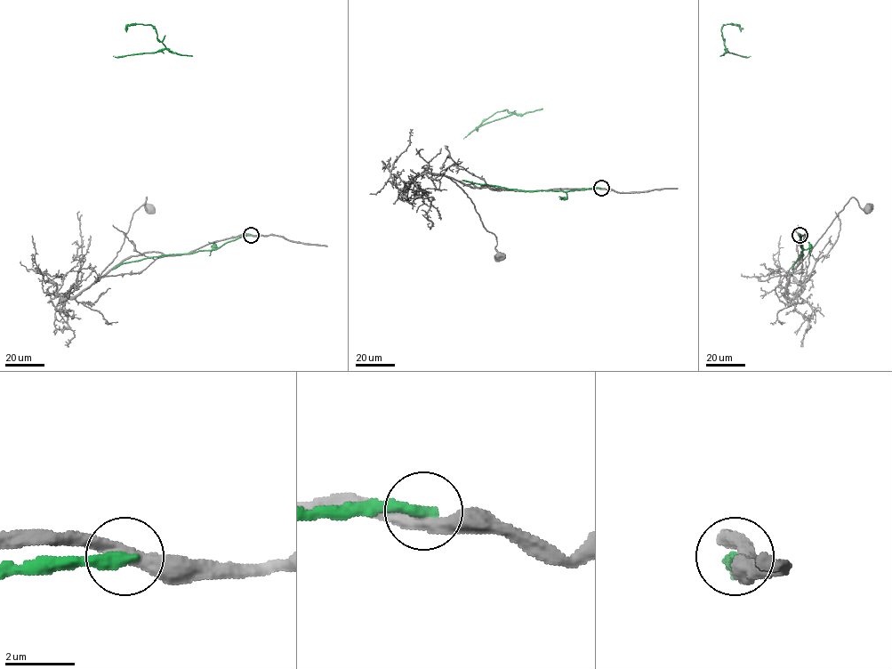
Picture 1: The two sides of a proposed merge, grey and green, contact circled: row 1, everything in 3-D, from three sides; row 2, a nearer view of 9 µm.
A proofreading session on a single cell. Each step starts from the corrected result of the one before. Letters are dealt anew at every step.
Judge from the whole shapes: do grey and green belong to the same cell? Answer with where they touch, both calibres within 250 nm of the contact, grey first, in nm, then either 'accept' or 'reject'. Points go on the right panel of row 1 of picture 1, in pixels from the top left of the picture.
(799, 235) | 400/380 nm | reject

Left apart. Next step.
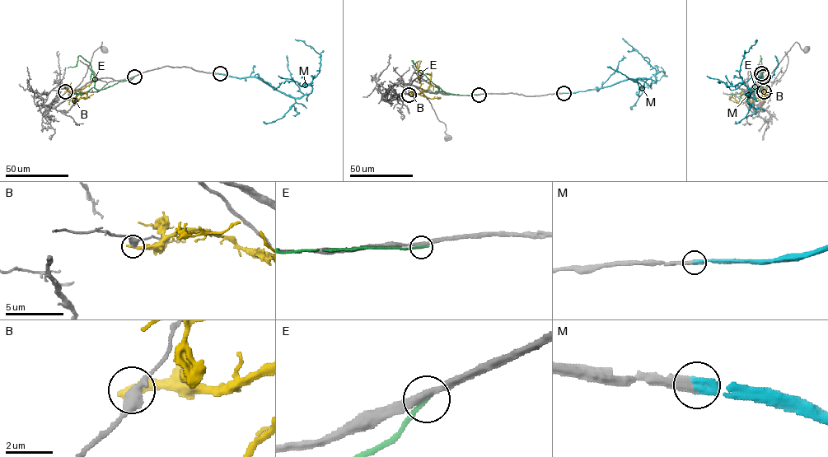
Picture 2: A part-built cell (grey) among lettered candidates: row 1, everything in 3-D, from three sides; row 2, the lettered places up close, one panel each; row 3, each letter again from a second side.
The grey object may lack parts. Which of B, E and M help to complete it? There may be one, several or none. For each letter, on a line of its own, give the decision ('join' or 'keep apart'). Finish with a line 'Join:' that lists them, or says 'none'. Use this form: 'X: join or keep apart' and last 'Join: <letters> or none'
B: keep apart
E: keep apart
M: join
Join: M

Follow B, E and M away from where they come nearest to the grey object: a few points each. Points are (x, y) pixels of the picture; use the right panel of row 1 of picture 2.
B: (764, 91), (762, 97), (757, 101), (737, 102), (731, 100), (729, 96)
E: (763, 76), (762, 88), (758, 90), (755, 81), (762, 72), (760, 56), (764, 68)
M: (761, 74), (755, 79), (747, 98), (749, 88), (739, 74), (743, 55), (756, 39)

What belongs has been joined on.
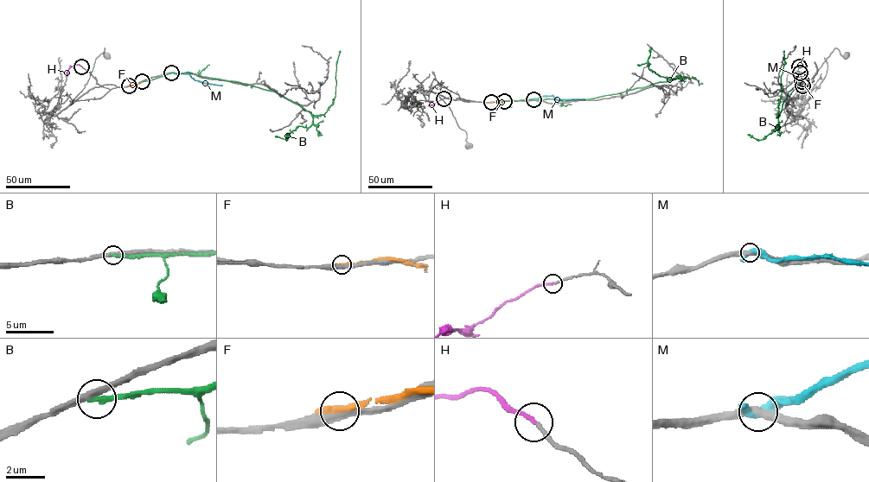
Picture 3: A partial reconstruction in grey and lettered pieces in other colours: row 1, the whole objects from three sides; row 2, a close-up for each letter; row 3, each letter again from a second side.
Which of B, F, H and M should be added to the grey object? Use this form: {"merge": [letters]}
{"merge": ["H"]}

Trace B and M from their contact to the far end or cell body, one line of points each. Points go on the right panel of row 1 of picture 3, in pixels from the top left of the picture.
B: (801, 81), (799, 72), (801, 76), (788, 91), (778, 116), (783, 50)
M: (800, 72), (795, 74), (799, 85)

